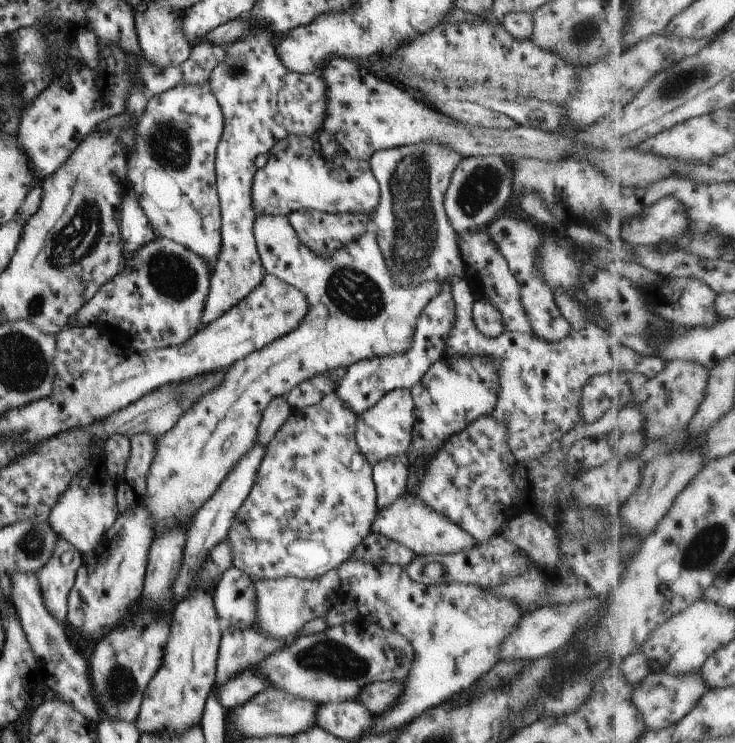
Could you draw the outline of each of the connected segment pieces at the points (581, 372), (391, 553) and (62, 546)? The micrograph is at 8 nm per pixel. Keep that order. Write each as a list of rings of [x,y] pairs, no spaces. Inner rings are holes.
[[[455,279],[450,284],[450,295],[455,309],[455,320],[449,336],[445,341],[443,355],[483,355],[493,359],[498,364],[498,385],[495,406],[489,416],[502,422],[508,432],[508,447],[518,462],[534,461],[541,455],[545,455],[559,441],[569,428],[573,428],[581,420],[578,409],[582,386],[586,379],[593,377],[595,373],[607,373],[611,371],[631,371],[641,373],[648,379],[652,379],[665,368],[665,360],[659,356],[646,357],[635,352],[622,343],[619,337],[617,343],[602,328],[586,316],[583,309],[579,309],[580,302],[576,301],[563,289],[554,290],[554,301],[558,306],[562,317],[570,324],[570,333],[557,342],[546,341],[531,334],[512,333],[503,330],[495,338],[483,336],[472,322],[472,301],[475,300],[466,280]]]
[[[370,532],[354,548],[350,558],[372,563],[390,563],[404,568],[416,556],[406,546],[395,541],[389,541],[380,534]]]
[[[56,535],[49,558],[35,573],[45,610],[57,622],[65,622],[68,592],[81,561],[80,552]]]

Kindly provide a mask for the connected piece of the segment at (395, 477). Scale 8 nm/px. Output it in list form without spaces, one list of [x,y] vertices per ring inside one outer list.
[[[406,453],[380,460],[371,468],[376,508],[384,509],[404,492],[408,473]]]

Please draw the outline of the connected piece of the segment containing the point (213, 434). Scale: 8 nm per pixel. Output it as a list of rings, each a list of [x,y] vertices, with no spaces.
[[[284,216],[255,217],[252,235],[265,272],[299,289],[307,299],[308,311],[293,331],[230,364],[217,388],[201,396],[187,412],[181,414],[175,426],[161,436],[157,442],[155,458],[147,470],[142,496],[142,502],[150,514],[152,533],[157,537],[184,523],[189,526],[198,508],[211,498],[232,466],[254,445],[256,428],[269,401],[285,398],[294,386],[319,373],[345,369],[357,361],[406,353],[412,345],[416,318],[419,318],[426,302],[440,293],[438,282],[425,281],[417,286],[401,287],[393,281],[385,268],[374,232],[369,229],[355,242],[335,251],[328,259],[309,250],[297,238]]]

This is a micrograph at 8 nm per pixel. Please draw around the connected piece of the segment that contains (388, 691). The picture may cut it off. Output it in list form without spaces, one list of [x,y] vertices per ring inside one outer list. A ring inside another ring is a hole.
[[[395,679],[372,682],[360,690],[357,700],[361,701],[363,706],[366,706],[367,710],[375,716],[380,715],[388,711],[401,696],[404,690],[402,682]]]

